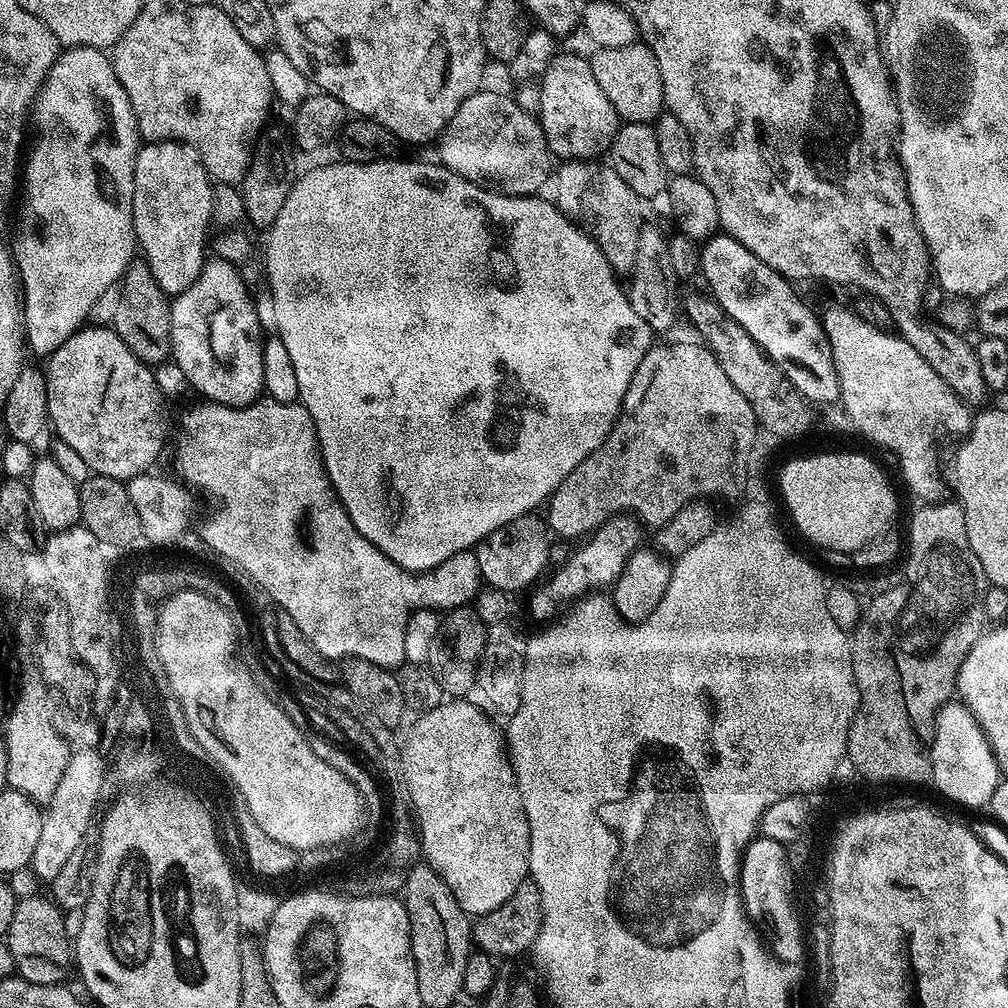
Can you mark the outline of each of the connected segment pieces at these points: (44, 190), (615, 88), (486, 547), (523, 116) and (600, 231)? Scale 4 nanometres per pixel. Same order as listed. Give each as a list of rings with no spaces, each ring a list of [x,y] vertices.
[[[64,48],[60,57],[44,79],[36,102],[32,105],[30,124],[36,127],[36,141],[32,149],[27,149],[26,159],[22,164],[22,196],[24,205],[20,208],[20,229],[16,232],[16,241],[11,241],[10,251],[16,262],[16,274],[20,278],[22,293],[22,323],[26,333],[26,344],[36,356],[47,358],[52,355],[66,338],[70,338],[89,319],[94,302],[102,295],[106,286],[116,284],[123,277],[124,271],[134,259],[137,251],[136,232],[132,229],[132,195],[134,194],[134,162],[136,153],[142,147],[140,132],[136,129],[134,110],[130,106],[130,98],[126,98],[126,90],[122,90],[122,82],[112,69],[111,59],[99,48]]]
[[[637,42],[630,46],[596,48],[593,53],[590,59],[594,82],[598,82],[602,94],[606,94],[610,106],[614,106],[621,121],[629,124],[652,124],[665,111],[662,70],[658,70],[658,58],[654,58],[654,50],[650,50],[647,44]]]
[[[540,514],[519,516],[514,518],[514,522],[506,522],[506,526],[498,526],[498,530],[481,540],[474,549],[481,581],[489,588],[509,594],[520,592],[523,588],[531,589],[545,575],[544,567],[548,564],[552,543],[554,540],[545,517]]]
[[[487,90],[470,94],[470,98],[466,98],[466,102],[458,106],[454,118],[450,118],[448,127],[440,133],[439,144],[439,163],[454,174],[493,192],[500,192],[503,196],[535,196],[547,180],[549,183],[554,172],[554,157],[548,149],[539,119],[531,111],[523,109],[512,94],[503,96],[500,92]]]
[[[598,160],[563,161],[555,171],[556,196],[554,202],[564,215],[579,224],[606,255],[615,273],[629,273],[632,269],[636,245],[642,229],[642,201],[626,182],[619,178],[611,165]]]

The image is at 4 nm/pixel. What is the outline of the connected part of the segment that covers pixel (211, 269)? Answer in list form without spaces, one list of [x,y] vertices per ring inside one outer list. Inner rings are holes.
[[[212,258],[191,286],[171,301],[172,306],[172,355],[171,359],[186,374],[188,387],[201,392],[205,401],[225,404],[231,408],[244,408],[261,399],[264,392],[262,378],[262,335],[260,316],[252,305],[248,284],[240,277],[241,269],[226,260]]]

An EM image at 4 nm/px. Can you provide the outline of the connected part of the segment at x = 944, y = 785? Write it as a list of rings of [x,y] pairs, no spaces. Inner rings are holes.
[[[949,702],[940,707],[936,715],[936,728],[932,732],[932,779],[931,783],[948,800],[965,804],[968,808],[988,806],[991,795],[1002,777],[988,739],[980,730],[972,713],[959,702]]]

